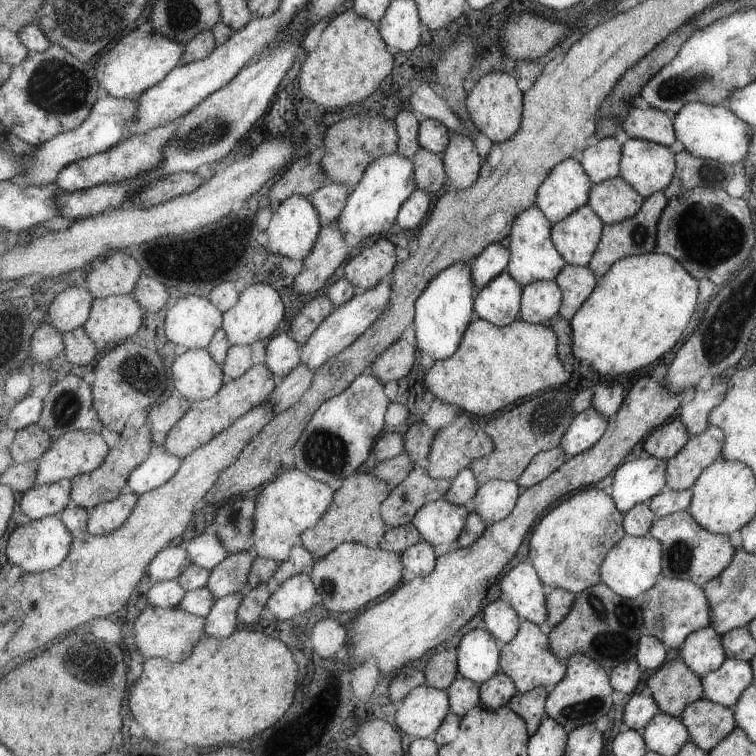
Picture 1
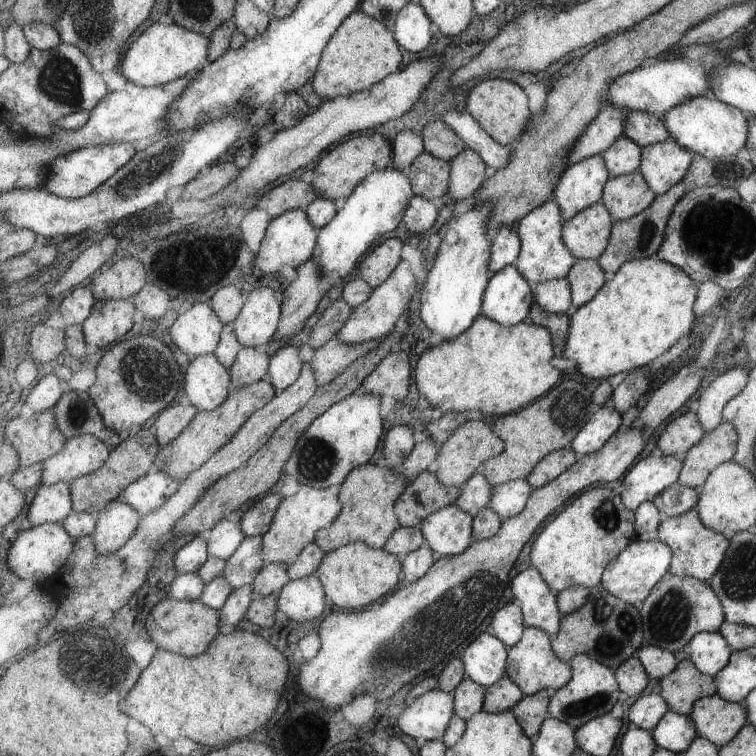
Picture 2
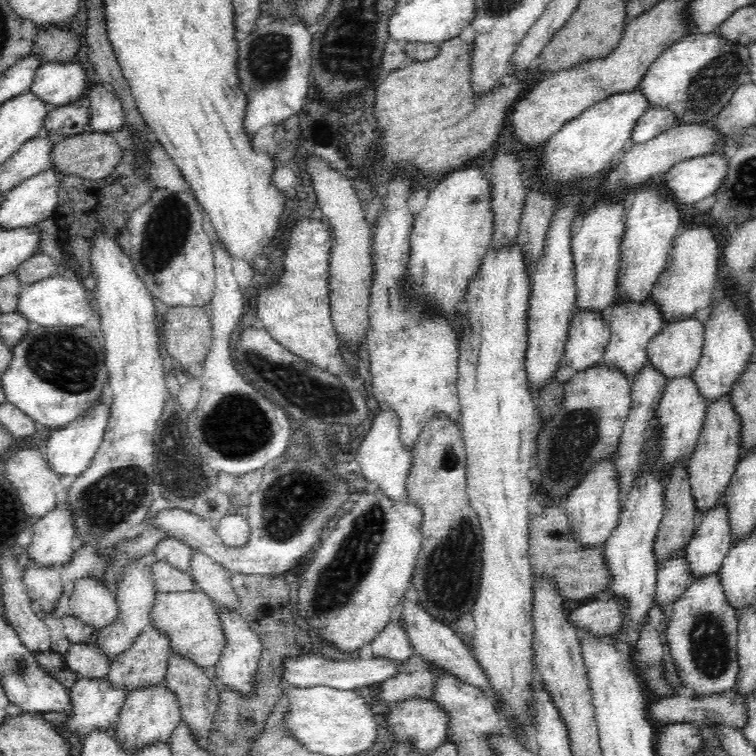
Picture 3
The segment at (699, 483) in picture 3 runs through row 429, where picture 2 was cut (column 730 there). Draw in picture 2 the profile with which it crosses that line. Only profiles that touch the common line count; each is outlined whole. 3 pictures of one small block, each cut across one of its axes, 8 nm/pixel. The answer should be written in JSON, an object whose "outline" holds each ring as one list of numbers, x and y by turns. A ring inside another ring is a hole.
{"outline":[[718,694,700,698,690,714,695,720,699,737,725,746,749,724,749,714,743,704,729,702]]}

